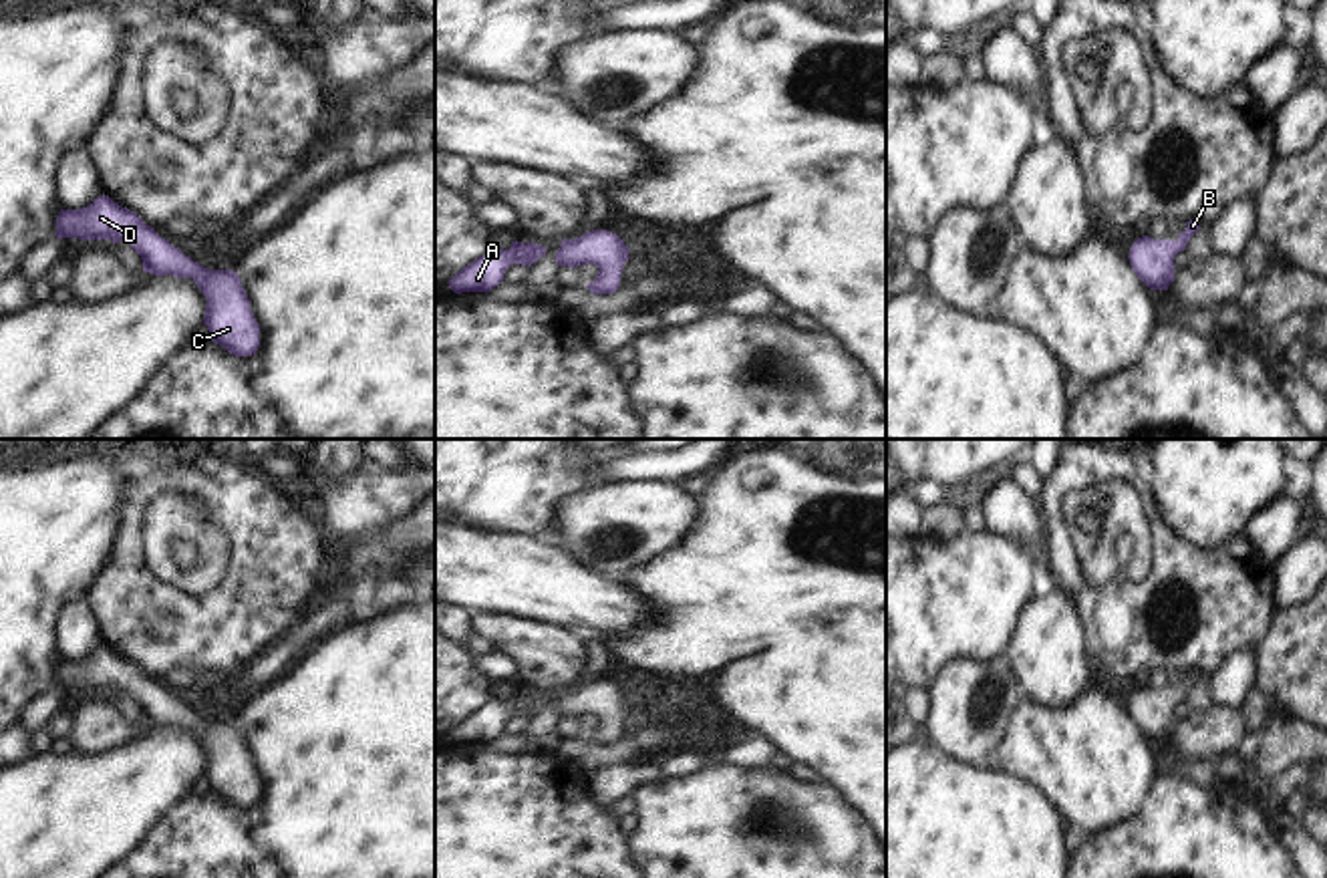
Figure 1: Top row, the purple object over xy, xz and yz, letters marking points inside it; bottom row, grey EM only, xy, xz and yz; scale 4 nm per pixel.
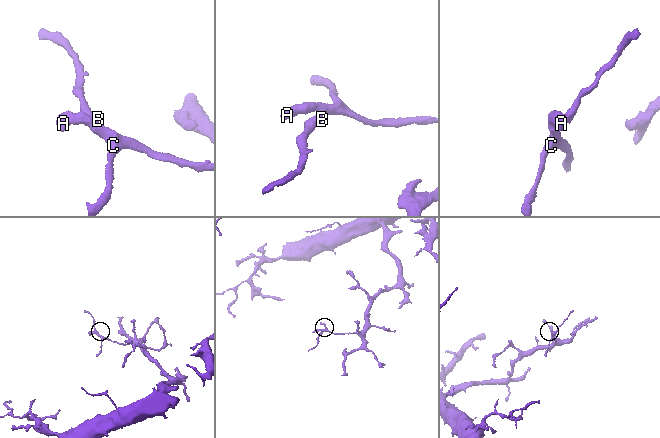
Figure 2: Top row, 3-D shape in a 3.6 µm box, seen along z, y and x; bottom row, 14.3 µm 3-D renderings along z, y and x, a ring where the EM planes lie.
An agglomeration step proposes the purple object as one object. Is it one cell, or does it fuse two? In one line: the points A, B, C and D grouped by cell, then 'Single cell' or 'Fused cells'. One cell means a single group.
Groups: A B C D. Single cell

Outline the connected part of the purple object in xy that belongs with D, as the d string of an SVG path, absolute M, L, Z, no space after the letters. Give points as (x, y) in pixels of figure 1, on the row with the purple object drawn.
M109 195L81 209L60 209L54 236L111 240L129 244L143 260L143 272L155 276L191 278L207 298L203 324L209 340L234 356L252 356L260 346L260 324L248 294L234 270L207 270L161 238L135 211L121 207Z

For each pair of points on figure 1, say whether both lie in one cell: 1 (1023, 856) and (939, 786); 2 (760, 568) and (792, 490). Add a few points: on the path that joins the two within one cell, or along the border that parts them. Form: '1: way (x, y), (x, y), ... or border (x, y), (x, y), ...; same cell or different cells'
1: way (1003, 850), (959, 806); same cell
2: way (776, 548), (792, 510); same cell

